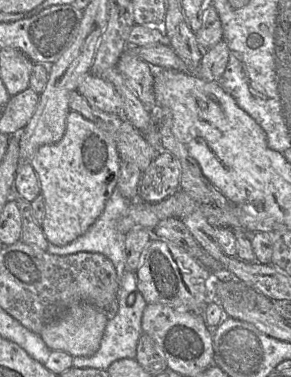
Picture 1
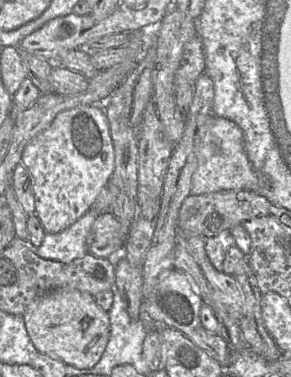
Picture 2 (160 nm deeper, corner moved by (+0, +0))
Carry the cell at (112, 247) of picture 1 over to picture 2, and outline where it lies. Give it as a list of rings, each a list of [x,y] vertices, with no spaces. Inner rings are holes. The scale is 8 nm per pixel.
[[[90,209],[62,232],[46,233],[41,246],[35,252],[41,258],[65,264],[84,257],[88,254],[86,239],[98,215]]]

